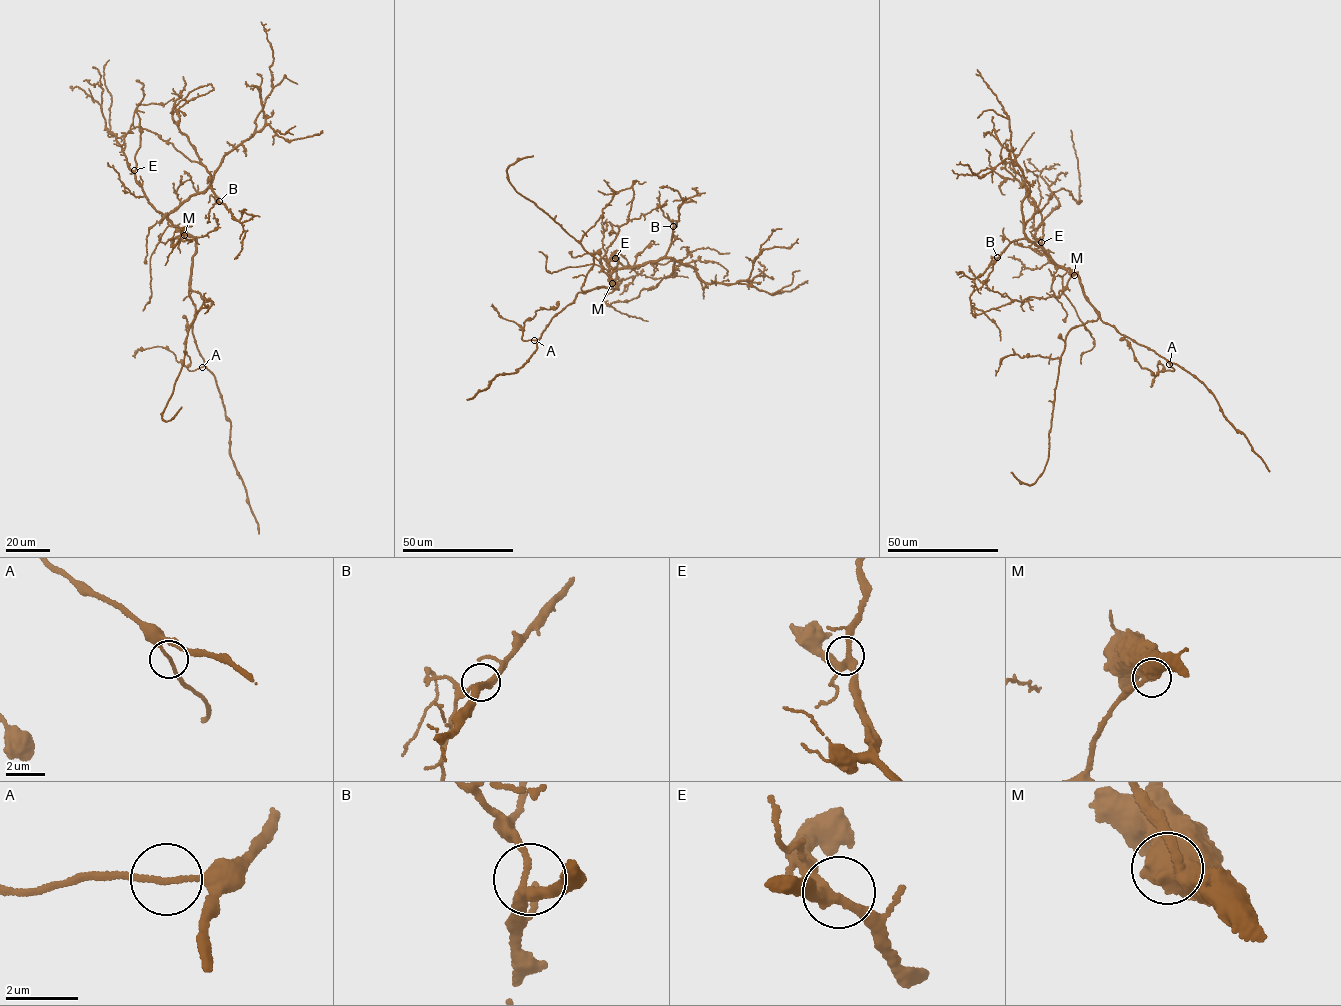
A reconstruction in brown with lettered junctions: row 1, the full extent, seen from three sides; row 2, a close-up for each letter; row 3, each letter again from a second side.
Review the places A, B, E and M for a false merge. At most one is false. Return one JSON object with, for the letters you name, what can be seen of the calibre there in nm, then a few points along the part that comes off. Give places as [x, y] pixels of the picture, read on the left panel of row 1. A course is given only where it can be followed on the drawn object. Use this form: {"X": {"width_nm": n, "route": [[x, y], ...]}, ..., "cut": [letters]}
{"cut": []}

